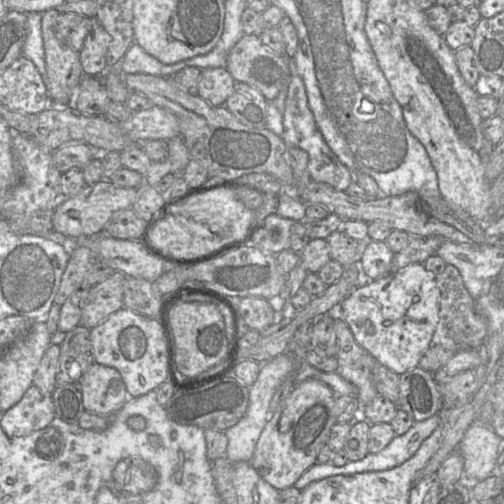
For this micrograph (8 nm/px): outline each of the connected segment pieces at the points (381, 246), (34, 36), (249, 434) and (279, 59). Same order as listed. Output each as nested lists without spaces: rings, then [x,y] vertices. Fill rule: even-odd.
[[[365,241],[359,262],[364,280],[376,280],[391,273],[391,263],[395,253],[385,242]]]
[[[27,13],[27,37],[23,46],[23,56],[29,58],[35,64],[46,86],[48,78],[41,21],[42,13]]]
[[[284,353],[272,358],[265,363],[262,363],[257,380],[249,388],[249,404],[245,415],[237,424],[225,431],[228,439],[225,456],[230,462],[234,464],[238,462],[251,461],[259,437],[269,420],[269,406],[274,393],[283,383],[283,381],[293,373],[295,373],[296,384],[310,378],[326,383],[334,392],[335,399],[343,395],[351,395],[357,397],[357,388],[352,383],[338,375],[336,372],[322,372],[309,365],[306,361],[300,362],[297,365],[289,354]]]
[[[244,34],[233,46],[228,55],[226,69],[236,82],[256,88],[267,101],[274,101],[280,91],[288,87],[294,72],[293,61],[268,49],[256,34]]]

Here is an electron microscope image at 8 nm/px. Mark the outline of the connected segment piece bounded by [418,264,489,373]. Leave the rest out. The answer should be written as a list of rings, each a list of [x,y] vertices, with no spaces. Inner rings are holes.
[[[447,264],[445,270],[435,279],[440,291],[439,321],[430,345],[418,366],[430,373],[437,372],[457,353],[479,348],[489,336],[487,322],[476,311],[474,300],[457,268]]]

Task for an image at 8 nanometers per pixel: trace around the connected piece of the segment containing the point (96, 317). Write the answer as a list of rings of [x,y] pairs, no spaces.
[[[115,272],[103,282],[89,289],[80,325],[89,329],[97,326],[108,316],[123,308],[123,291],[126,276]]]

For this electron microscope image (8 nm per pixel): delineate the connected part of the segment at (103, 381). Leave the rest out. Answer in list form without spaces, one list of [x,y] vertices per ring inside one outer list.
[[[94,362],[79,381],[84,409],[100,415],[114,415],[125,405],[128,392],[120,373]]]

